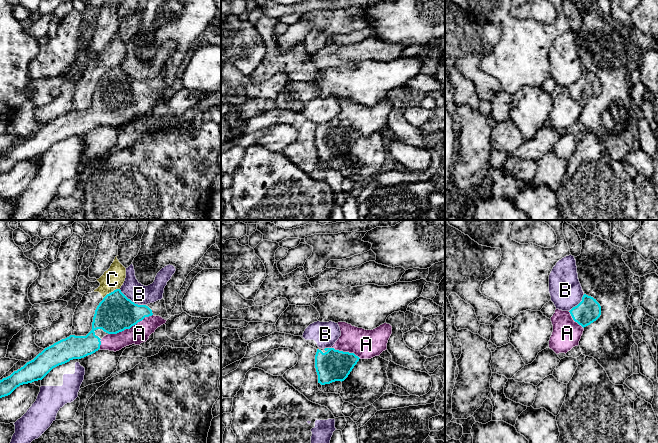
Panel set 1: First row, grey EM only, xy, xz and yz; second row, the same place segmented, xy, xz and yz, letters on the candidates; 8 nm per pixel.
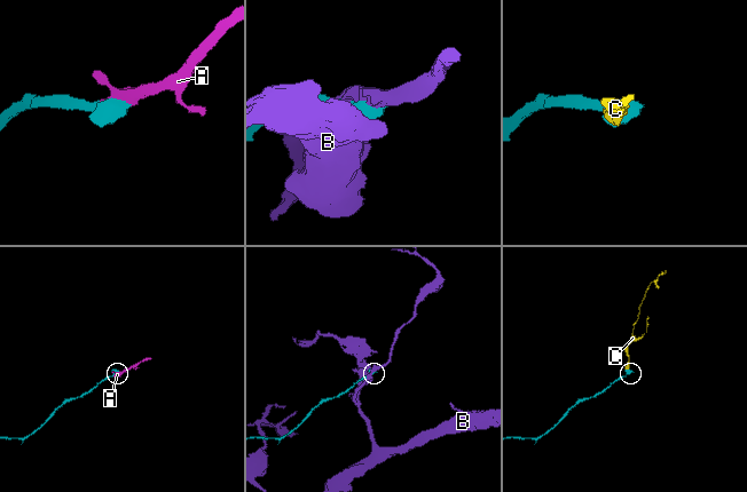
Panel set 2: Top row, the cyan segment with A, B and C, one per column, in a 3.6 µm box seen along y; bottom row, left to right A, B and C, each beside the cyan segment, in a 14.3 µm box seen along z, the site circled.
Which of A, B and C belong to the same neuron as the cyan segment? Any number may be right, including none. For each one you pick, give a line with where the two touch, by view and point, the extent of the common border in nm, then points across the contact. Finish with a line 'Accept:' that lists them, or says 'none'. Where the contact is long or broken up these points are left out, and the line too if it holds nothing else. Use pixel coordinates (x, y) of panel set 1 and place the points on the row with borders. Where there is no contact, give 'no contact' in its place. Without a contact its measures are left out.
A: contact xy (130, 327); length 400 nm
Accept: A

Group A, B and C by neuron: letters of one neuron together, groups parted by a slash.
A / B / C

